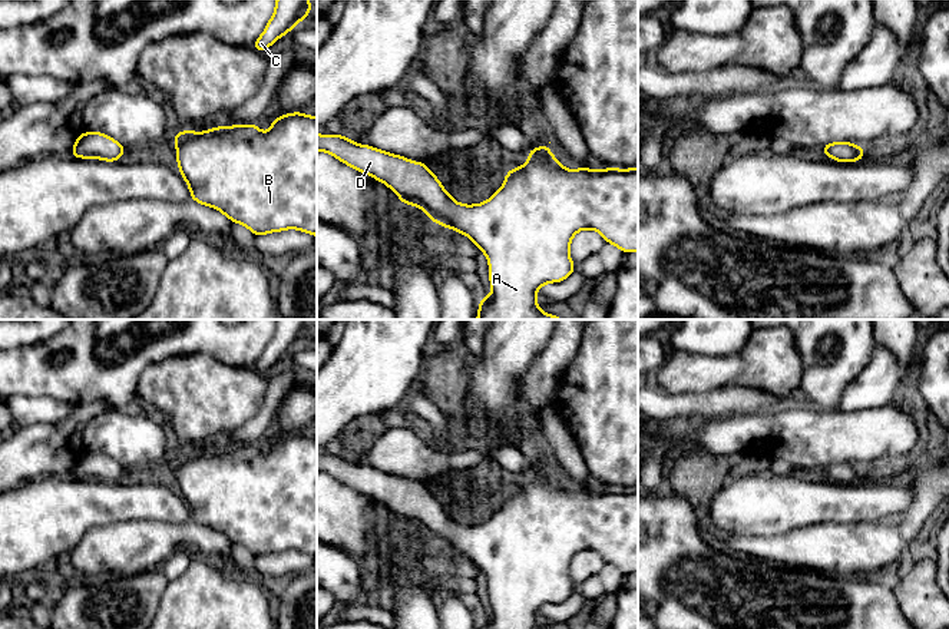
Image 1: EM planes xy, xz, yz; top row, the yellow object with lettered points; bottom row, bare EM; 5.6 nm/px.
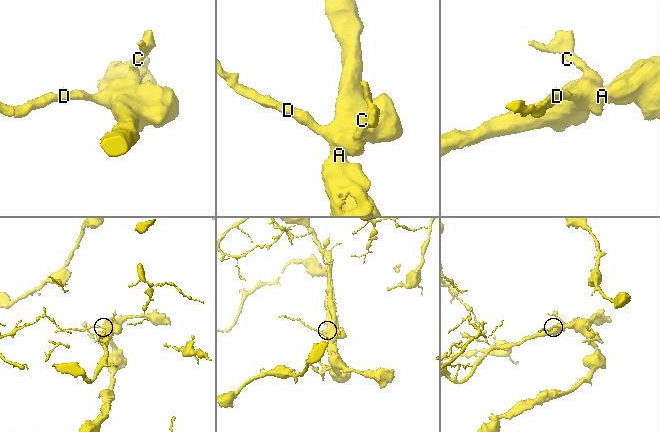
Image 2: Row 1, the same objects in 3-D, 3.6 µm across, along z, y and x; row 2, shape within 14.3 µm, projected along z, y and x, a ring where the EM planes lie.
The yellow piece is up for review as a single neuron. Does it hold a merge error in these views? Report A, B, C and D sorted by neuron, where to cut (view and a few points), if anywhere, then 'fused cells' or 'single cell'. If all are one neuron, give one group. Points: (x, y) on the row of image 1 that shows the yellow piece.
groups A B C D; cut none; single cell

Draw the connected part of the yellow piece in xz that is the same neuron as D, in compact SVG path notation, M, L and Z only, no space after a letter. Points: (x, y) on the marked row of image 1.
M318 135L317 150L327 152L350 168L373 176L397 193L400 202L423 209L437 225L462 232L487 256L492 294L480 299L476 320L563 320L545 314L536 304L536 292L543 284L562 282L575 265L569 255L571 241L582 229L598 231L605 242L616 245L624 254L638 252L638 166L632 169L606 168L591 171L586 166L569 171L552 155L549 143L528 152L523 166L507 171L502 188L483 203L463 205L456 202L442 182L423 162L368 145L357 145L343 135Z

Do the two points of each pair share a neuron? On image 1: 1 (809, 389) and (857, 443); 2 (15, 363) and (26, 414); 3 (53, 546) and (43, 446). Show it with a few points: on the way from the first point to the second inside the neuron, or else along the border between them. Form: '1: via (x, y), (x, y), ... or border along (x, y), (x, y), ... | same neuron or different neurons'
1: border along (799, 401), (817, 409), (836, 410) | different neurons
2: border along (15, 394), (50, 396), (55, 399) | different neurons
3: border along (69, 476), (40, 476), (15, 487) | different neurons

